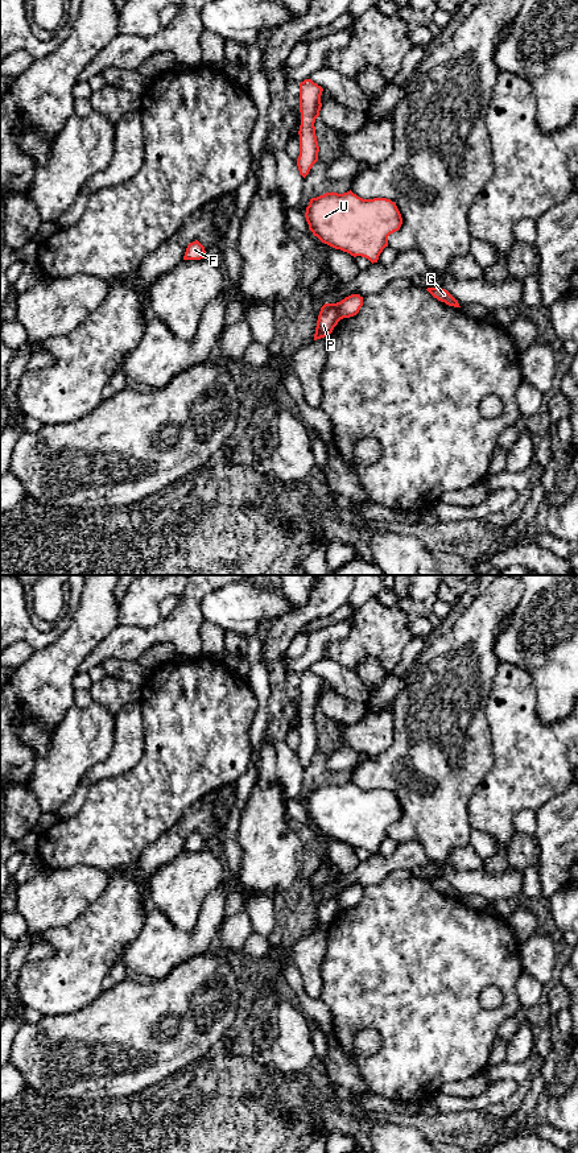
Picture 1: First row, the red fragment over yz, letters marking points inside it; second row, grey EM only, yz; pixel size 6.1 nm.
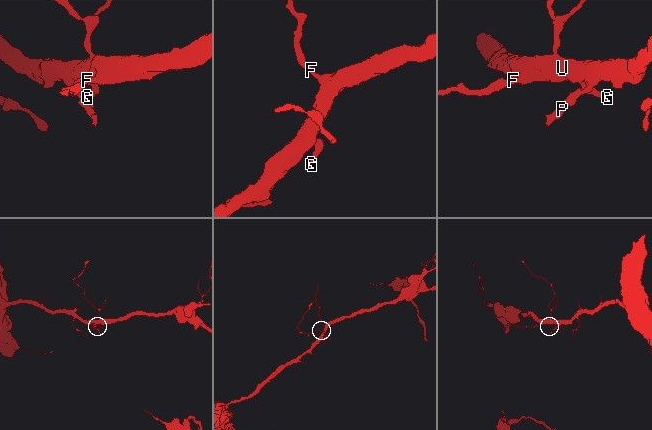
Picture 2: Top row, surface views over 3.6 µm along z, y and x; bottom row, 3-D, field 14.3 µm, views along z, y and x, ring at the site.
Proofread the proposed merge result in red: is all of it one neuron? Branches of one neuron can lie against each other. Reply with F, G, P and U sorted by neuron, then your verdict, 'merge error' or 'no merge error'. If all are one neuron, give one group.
groups F G U / P; merge error

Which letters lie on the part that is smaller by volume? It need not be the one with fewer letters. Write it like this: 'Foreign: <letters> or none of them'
Foreign: P

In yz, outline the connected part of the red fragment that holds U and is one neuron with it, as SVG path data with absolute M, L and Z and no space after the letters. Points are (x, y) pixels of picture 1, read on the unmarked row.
M351 781L311 789L305 803L309 821L322 834L362 847L372 855L388 838L388 827L400 821L401 805L387 789L363 790Z

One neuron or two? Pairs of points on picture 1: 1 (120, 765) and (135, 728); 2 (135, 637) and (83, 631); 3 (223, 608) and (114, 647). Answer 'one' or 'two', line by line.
1: one
2: two
3: two

